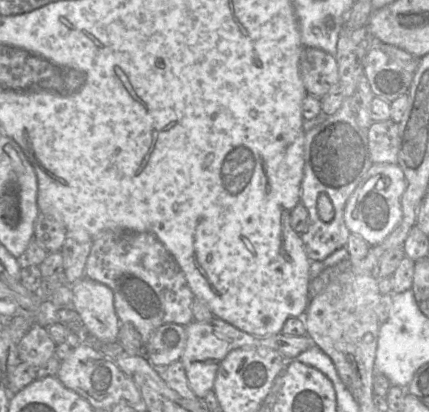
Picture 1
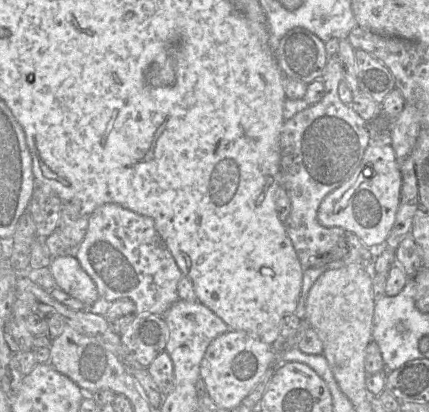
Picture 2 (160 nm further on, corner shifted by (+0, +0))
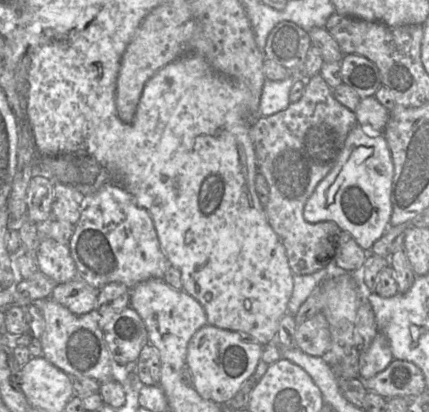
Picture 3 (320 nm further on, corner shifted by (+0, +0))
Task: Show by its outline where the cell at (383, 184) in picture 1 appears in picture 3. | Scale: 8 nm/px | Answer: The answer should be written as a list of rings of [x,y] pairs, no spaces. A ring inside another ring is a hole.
[[[357,124],[349,132],[334,167],[308,199],[304,219],[309,223],[336,223],[368,252],[390,225],[393,177],[392,156],[383,134],[371,133]]]

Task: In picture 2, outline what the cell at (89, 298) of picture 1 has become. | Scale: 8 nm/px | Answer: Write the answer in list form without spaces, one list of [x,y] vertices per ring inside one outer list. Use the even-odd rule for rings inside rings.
[[[74,253],[52,258],[49,268],[57,288],[81,301],[88,308],[98,304],[96,285],[81,267]]]

